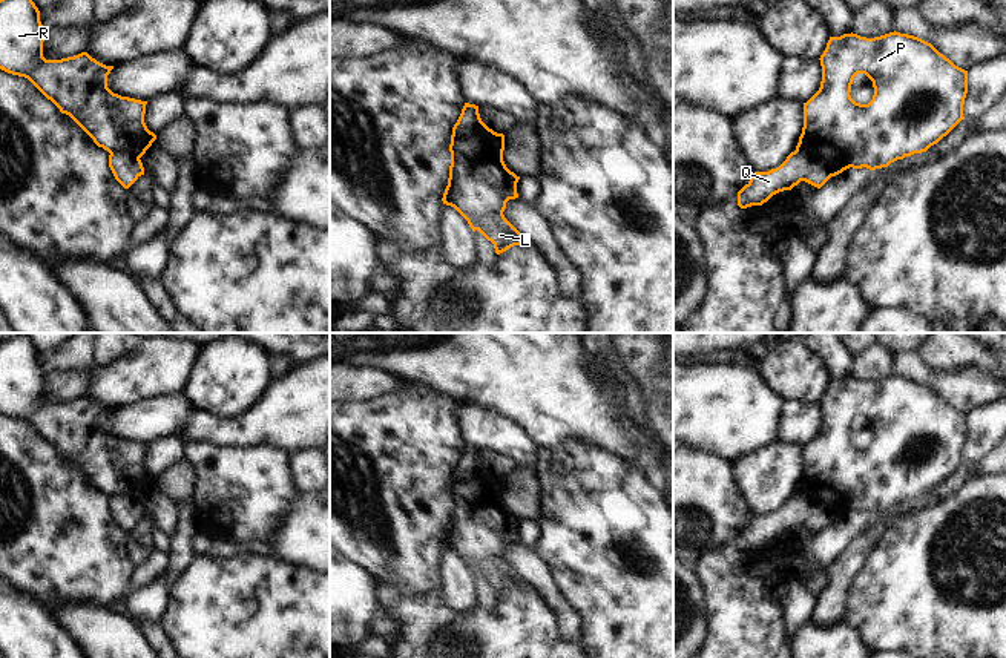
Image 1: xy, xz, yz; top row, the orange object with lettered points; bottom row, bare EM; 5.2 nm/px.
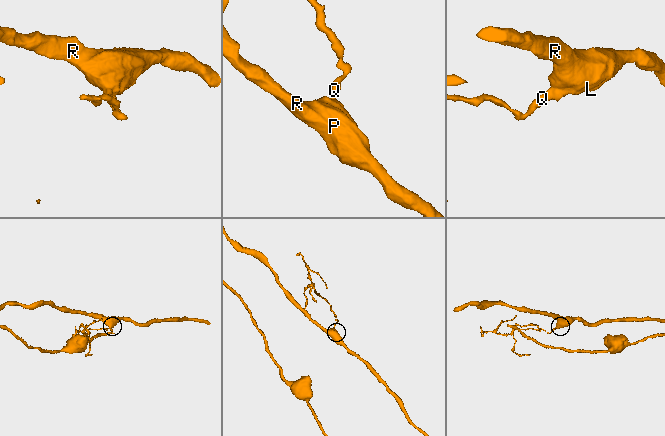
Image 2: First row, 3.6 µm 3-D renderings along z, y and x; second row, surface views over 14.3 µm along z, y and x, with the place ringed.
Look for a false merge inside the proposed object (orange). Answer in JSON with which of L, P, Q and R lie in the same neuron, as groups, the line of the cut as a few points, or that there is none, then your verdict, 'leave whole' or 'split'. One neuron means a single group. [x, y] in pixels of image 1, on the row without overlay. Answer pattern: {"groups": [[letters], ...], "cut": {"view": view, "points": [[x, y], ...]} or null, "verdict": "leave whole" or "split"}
{"groups": [["L", "P", "R"], ["Q"]], "cut": {"view": "yz", "points": [[796, 493], [818, 500], [831, 519]]}, "verdict": "split"}

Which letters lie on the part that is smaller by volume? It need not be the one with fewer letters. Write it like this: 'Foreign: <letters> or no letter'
Foreign: Q.

